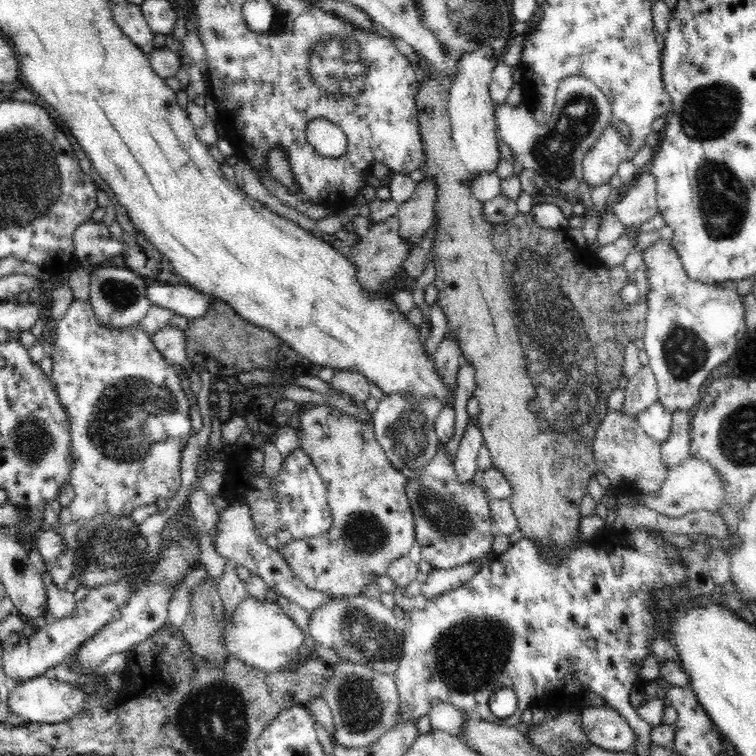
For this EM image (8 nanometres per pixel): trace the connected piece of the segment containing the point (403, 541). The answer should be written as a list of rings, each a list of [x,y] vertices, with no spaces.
[[[308,402],[298,406],[297,413],[300,418],[300,423],[295,426],[300,438],[298,448],[312,458],[312,463],[324,482],[332,524],[320,536],[292,539],[289,544],[280,543],[277,552],[286,560],[296,579],[309,589],[336,597],[362,595],[365,586],[376,583],[378,576],[386,576],[394,560],[408,555],[416,542],[414,513],[407,498],[408,479],[388,461],[376,441],[372,422],[360,423],[327,404]]]

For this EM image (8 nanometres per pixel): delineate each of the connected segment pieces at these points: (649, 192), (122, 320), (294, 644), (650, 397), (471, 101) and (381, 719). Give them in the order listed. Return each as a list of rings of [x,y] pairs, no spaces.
[[[646,168],[638,172],[623,198],[611,208],[626,227],[640,227],[658,215],[656,181],[651,171]]]
[[[123,264],[112,267],[86,266],[91,274],[90,298],[95,316],[102,325],[108,329],[119,329],[127,326],[138,325],[146,316],[151,307],[150,299],[146,295],[146,282],[144,276],[128,269]]]
[[[249,594],[236,606],[230,618],[224,616],[222,633],[229,656],[262,672],[278,672],[288,668],[288,662],[298,654],[300,646],[304,644],[304,632],[284,613],[277,602],[258,600]]]
[[[642,365],[625,388],[623,414],[638,418],[653,402],[658,401],[658,383],[649,365]]]
[[[481,46],[472,52],[465,52],[458,60],[458,73],[452,80],[447,100],[447,113],[451,120],[452,138],[461,161],[471,174],[495,172],[500,168],[502,159],[496,137],[495,108],[490,98],[490,82],[494,66],[498,64],[500,55],[493,49]]]
[[[340,660],[334,666],[334,674],[322,684],[321,698],[330,707],[335,732],[334,740],[346,748],[360,748],[376,742],[388,732],[398,714],[399,693],[394,675],[376,672],[369,666]]]

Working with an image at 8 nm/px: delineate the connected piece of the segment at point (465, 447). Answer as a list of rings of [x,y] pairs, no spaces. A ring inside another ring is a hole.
[[[470,418],[454,461],[458,483],[473,484],[474,475],[478,470],[477,458],[483,444],[482,430]]]

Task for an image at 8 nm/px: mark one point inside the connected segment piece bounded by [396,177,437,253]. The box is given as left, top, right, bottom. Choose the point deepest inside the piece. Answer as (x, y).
(416, 215)

